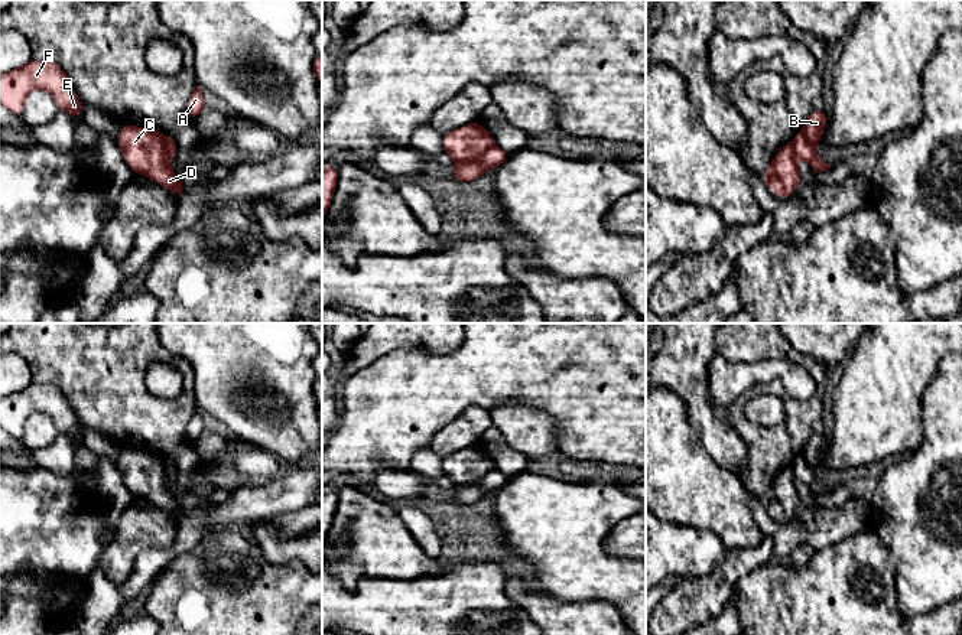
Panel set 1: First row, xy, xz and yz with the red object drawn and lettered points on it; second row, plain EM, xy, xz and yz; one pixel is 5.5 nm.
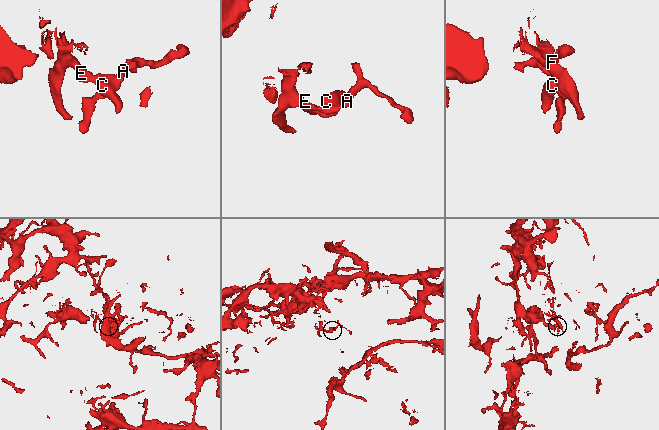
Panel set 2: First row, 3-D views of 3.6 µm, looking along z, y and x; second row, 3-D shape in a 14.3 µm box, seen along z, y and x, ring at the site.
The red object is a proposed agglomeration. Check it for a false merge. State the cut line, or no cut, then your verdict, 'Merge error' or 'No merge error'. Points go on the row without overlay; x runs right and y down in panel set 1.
Split along xz (494, 468), (480, 484), (483, 494). Merge error

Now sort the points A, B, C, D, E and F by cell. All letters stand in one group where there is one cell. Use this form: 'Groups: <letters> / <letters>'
Groups: A / B C D E F

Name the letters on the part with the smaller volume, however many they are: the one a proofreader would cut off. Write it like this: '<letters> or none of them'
A

